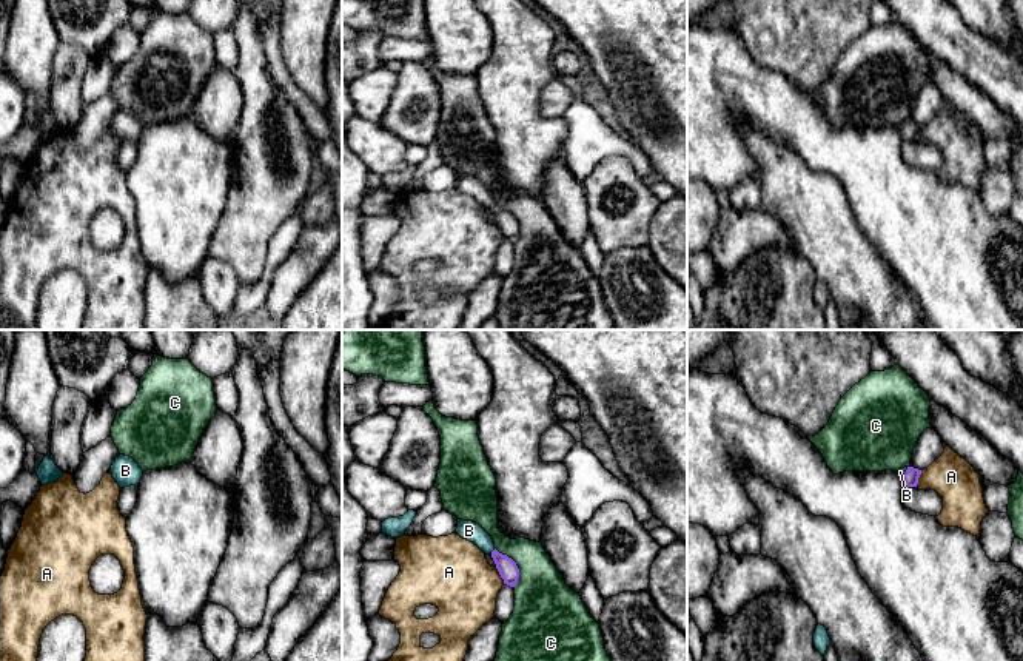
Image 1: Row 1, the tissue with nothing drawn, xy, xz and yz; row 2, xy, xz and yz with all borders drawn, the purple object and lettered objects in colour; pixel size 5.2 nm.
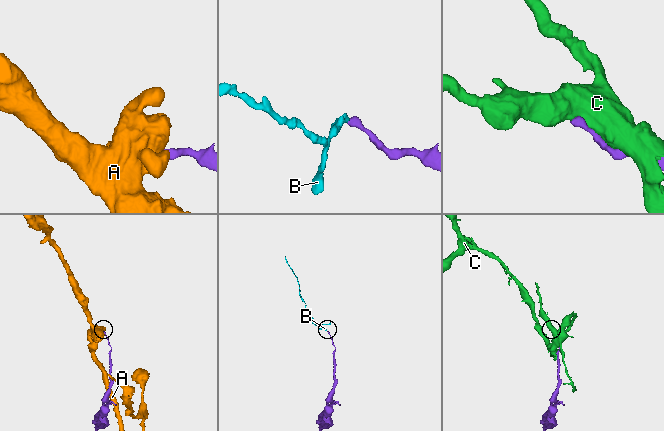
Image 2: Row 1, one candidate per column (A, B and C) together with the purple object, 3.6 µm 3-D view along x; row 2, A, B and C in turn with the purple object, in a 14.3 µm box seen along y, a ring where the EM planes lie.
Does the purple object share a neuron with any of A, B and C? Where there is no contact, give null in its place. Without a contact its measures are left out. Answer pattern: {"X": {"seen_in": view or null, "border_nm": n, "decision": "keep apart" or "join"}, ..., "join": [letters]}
{"A": {"seen_in": "yz", "border_nm": 90, "decision": "keep apart"}, "B": {"seen_in": "xz", "border_nm": 40, "decision": "join"}, "C": {"seen_in": "xz", "border_nm": 240, "decision": "keep apart"}, "join": ["B"]}

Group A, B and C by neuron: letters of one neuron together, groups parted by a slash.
A / B / C

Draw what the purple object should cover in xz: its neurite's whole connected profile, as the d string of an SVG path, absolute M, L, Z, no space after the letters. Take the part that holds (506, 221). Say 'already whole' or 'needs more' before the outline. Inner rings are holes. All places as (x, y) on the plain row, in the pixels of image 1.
needs more; M458 174L456 188L478 200L485 210L490 210L496 219L496 223L504 234L504 239L515 242L519 233L519 223L516 217L507 210L499 208L495 203L495 197L491 191L476 177L473 176L461 176Z

